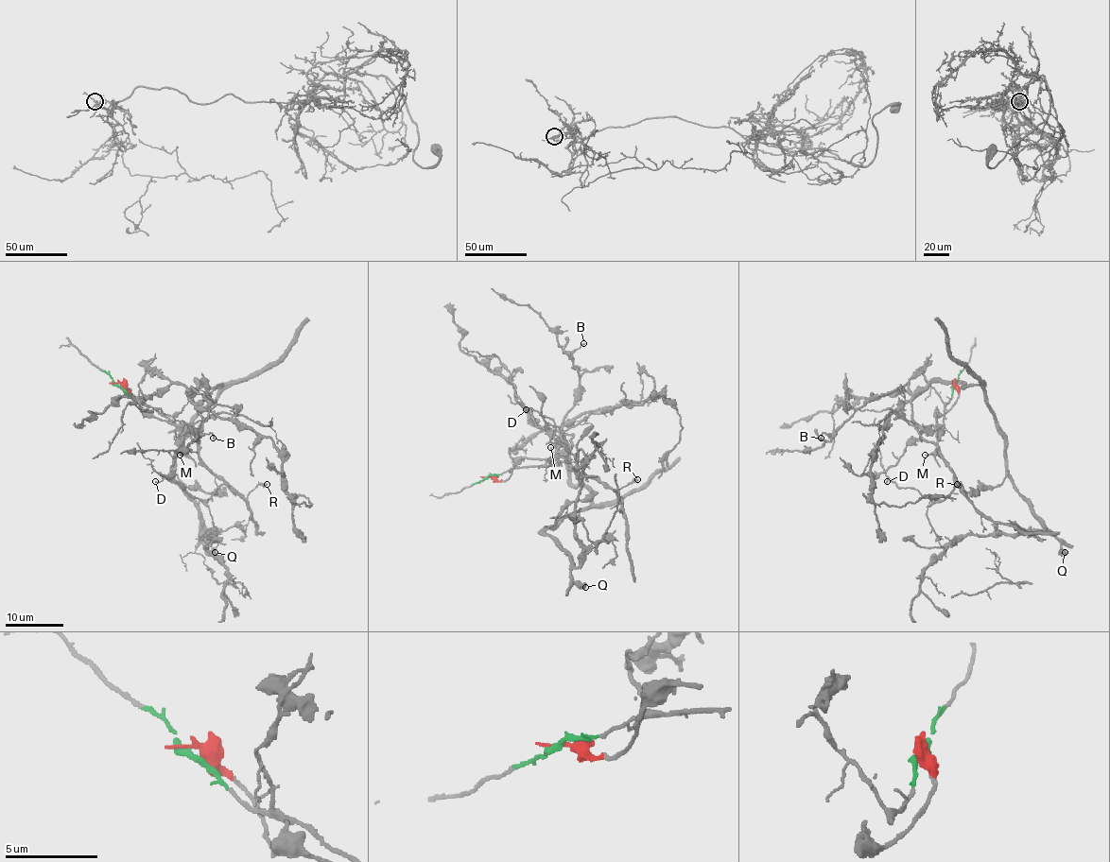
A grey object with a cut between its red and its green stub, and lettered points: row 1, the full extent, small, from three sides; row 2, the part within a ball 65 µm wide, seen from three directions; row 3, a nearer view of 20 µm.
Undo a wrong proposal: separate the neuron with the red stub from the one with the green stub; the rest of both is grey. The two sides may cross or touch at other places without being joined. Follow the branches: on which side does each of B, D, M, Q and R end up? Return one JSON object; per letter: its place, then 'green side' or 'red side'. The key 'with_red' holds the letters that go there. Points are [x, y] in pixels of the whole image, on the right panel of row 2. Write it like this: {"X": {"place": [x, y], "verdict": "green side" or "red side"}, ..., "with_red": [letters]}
{"B": {"place": [821, 438], "verdict": "red side"}, "D": {"place": [887, 481], "verdict": "green side"}, "M": {"place": [925, 455], "verdict": "red side"}, "Q": {"place": [1065, 552], "verdict": "red side"}, "R": {"place": [957, 484], "verdict": "green side"}, "with_red": ["B", "M", "Q"]}

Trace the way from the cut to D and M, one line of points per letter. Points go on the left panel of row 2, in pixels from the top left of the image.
D: (115, 383), (172, 420), (223, 482), (201, 501), (166, 479), (155, 481)
M: (115, 383), (120, 383), (134, 397), (142, 412), (165, 420), (178, 428), (182, 453), (180, 455)

